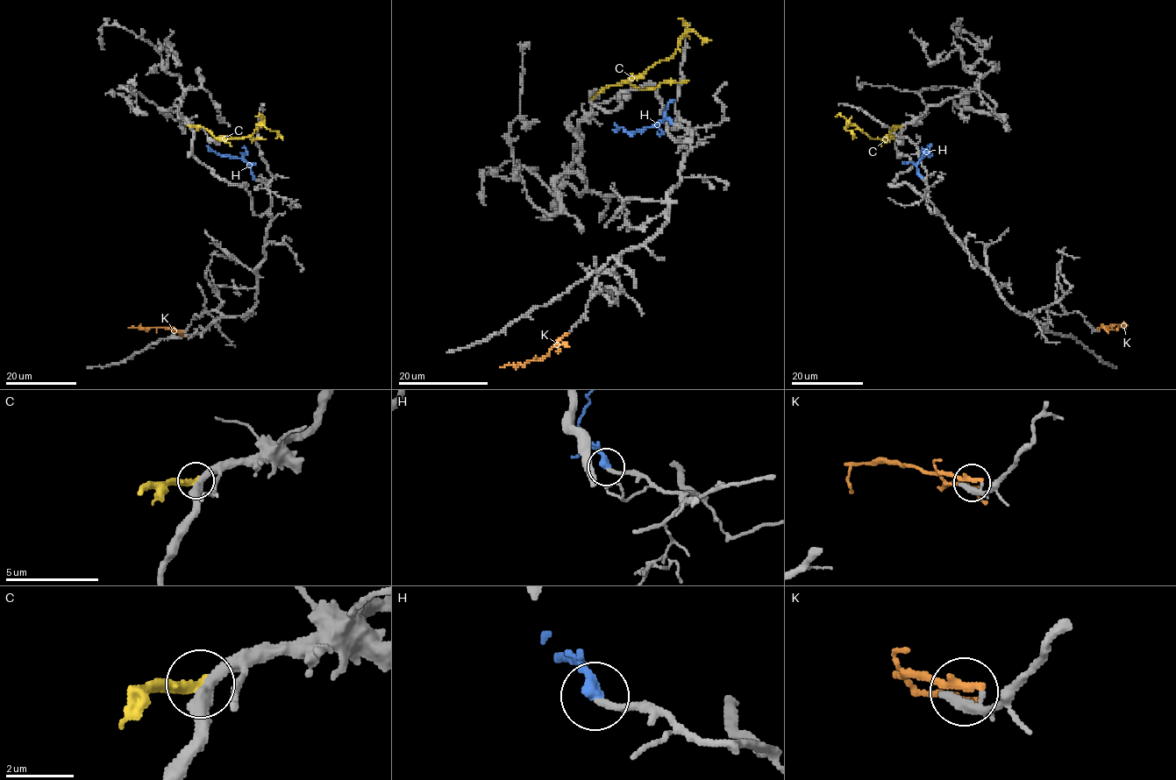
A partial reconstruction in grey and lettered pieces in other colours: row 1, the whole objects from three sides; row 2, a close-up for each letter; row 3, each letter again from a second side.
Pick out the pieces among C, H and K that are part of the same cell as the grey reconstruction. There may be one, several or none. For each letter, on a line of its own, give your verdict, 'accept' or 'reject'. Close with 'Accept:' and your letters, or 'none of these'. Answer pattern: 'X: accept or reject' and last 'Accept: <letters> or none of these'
C: reject
H: accept
K: reject
Accept: H

